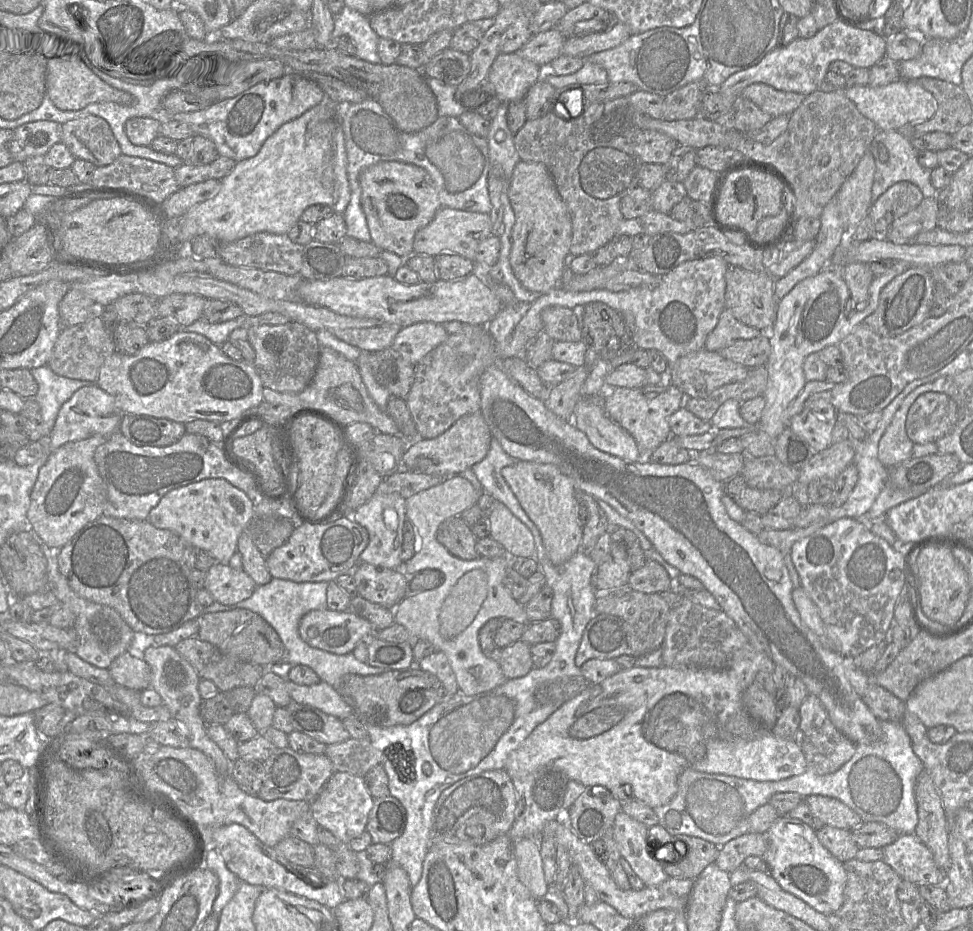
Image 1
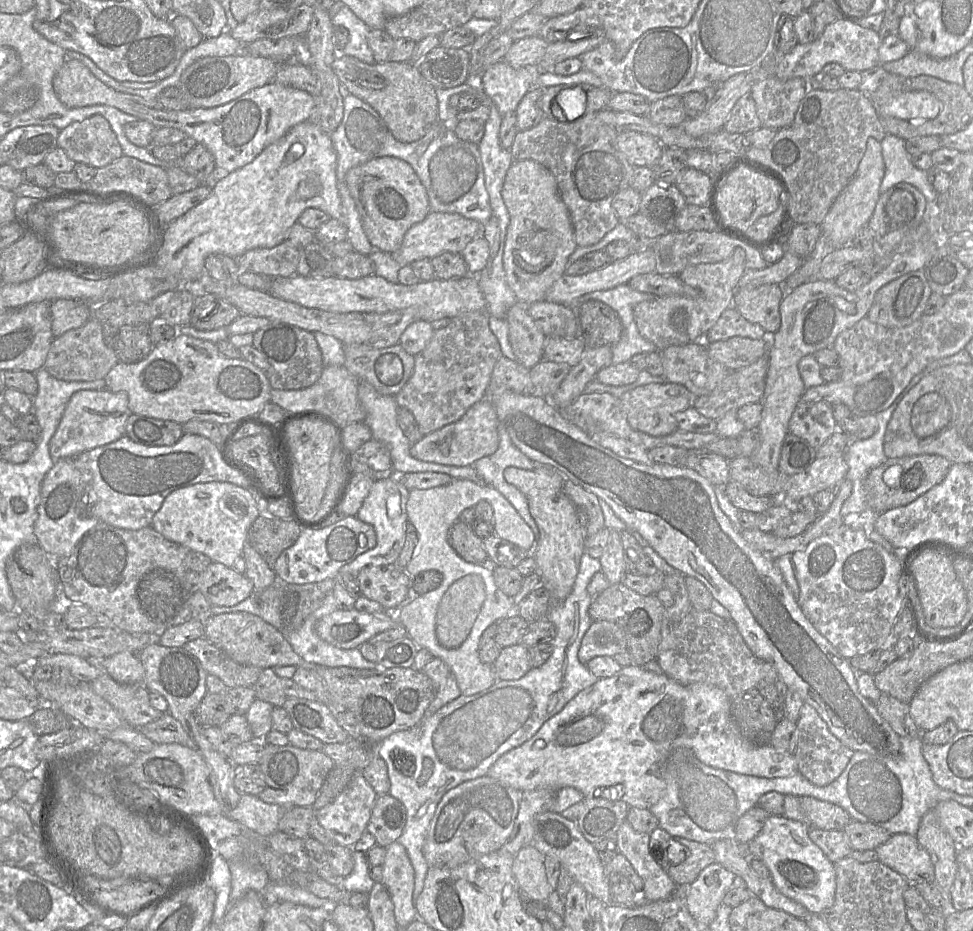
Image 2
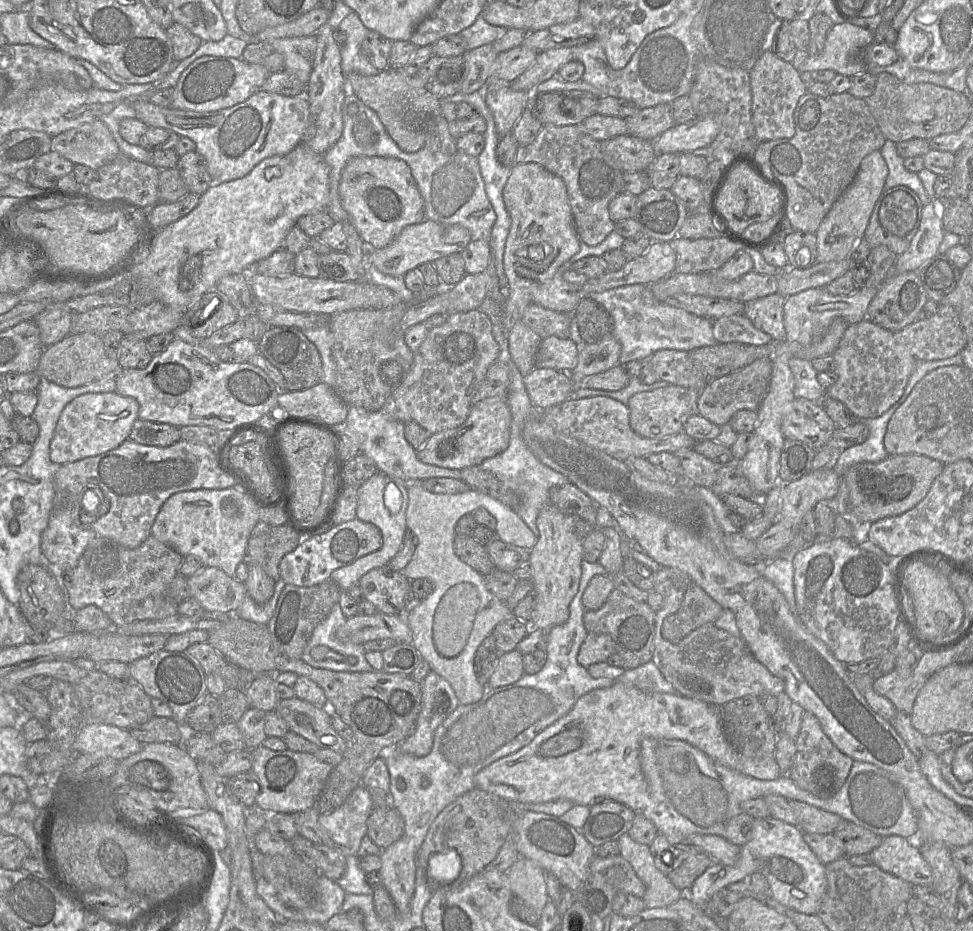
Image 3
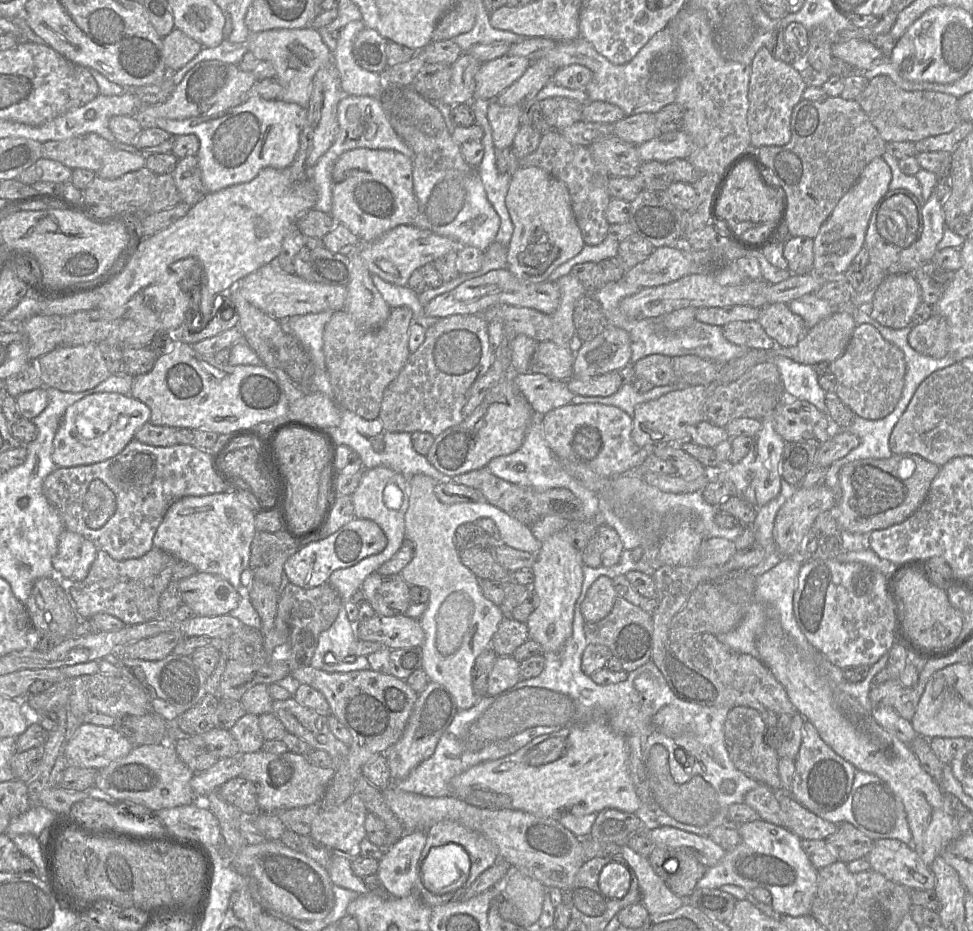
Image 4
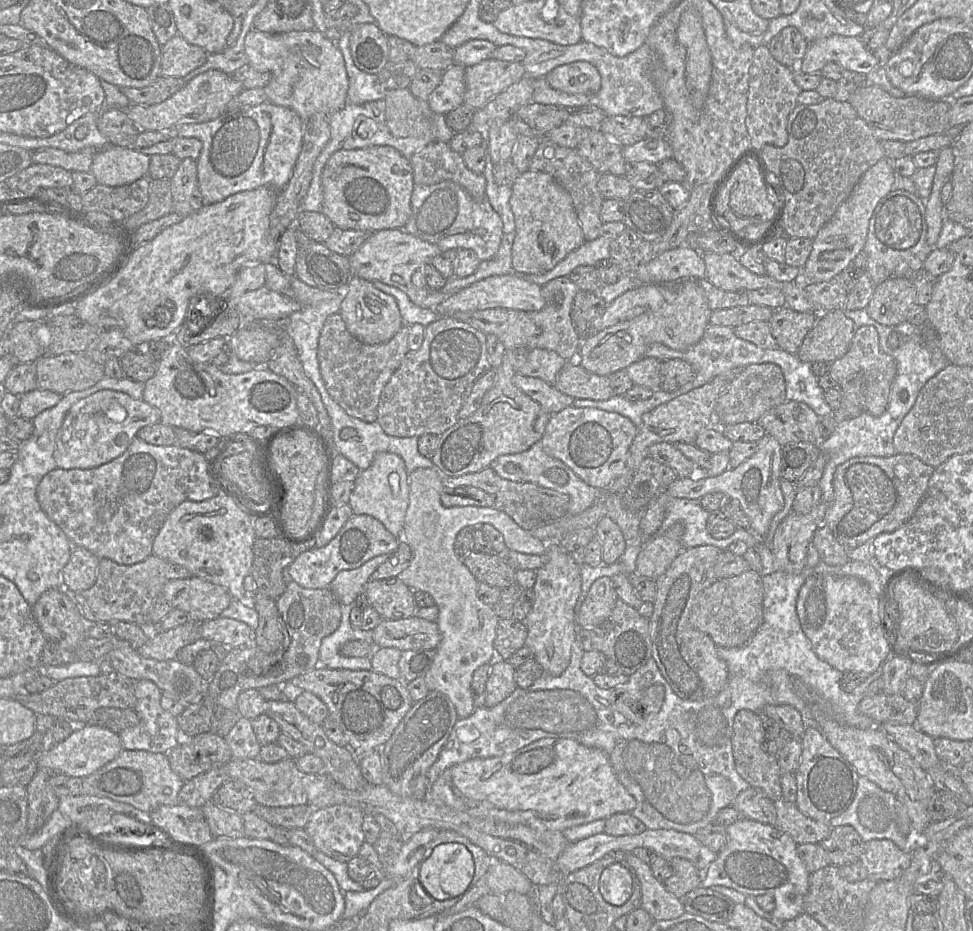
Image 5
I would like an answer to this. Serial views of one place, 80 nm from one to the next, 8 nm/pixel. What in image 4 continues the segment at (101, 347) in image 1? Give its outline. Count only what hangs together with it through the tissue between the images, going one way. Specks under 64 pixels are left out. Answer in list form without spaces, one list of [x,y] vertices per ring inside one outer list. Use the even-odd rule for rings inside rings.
[[[97,343],[58,346],[40,357],[36,364],[43,387],[55,388],[63,392],[82,392],[92,389],[110,376],[100,346]]]

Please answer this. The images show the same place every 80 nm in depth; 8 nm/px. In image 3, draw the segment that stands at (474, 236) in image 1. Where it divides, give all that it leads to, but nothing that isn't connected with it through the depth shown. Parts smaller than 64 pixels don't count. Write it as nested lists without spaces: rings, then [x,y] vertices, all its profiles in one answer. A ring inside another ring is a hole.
[[[425,219],[420,223],[405,226],[388,245],[372,250],[368,255],[368,263],[384,274],[404,276],[422,263],[433,262],[452,253],[461,253],[470,241],[470,232],[459,224],[443,224]]]

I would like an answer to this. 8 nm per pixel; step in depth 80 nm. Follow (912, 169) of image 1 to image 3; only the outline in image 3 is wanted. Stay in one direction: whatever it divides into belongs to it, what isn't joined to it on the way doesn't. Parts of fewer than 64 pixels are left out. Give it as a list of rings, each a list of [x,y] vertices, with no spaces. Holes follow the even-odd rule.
[[[887,139],[881,148],[881,154],[888,166],[888,175],[884,185],[885,190],[904,185],[919,196],[923,205],[928,204],[932,200],[927,195],[918,173],[910,172],[904,167],[904,159],[898,155],[895,142]]]

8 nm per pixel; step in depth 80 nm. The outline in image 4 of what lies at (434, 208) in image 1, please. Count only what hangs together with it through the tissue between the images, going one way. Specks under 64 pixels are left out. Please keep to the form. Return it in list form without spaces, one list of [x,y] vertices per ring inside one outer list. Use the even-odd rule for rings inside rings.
[[[358,148],[341,154],[332,169],[330,214],[336,224],[346,226],[363,243],[372,242],[399,225],[412,224],[418,214],[412,170],[412,159],[395,150]]]

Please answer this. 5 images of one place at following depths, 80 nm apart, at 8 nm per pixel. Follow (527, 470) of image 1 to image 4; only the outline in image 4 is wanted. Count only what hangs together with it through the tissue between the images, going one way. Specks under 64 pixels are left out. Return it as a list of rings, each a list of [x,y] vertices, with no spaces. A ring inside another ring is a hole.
[[[564,530],[542,542],[532,567],[534,582],[532,591],[537,596],[537,606],[526,625],[529,639],[541,645],[544,652],[558,652],[572,635],[575,603],[581,594],[583,583],[582,552],[568,540]]]

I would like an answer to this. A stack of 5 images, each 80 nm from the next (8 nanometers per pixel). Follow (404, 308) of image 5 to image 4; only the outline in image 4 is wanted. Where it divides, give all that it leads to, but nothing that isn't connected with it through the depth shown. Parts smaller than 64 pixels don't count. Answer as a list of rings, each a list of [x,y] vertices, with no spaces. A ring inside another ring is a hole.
[[[371,274],[371,279],[383,299],[391,308],[407,306],[413,312],[413,322],[417,322],[425,329],[435,324],[440,318],[426,316],[424,305],[418,300],[418,295],[407,286],[398,286],[387,282],[376,274]]]

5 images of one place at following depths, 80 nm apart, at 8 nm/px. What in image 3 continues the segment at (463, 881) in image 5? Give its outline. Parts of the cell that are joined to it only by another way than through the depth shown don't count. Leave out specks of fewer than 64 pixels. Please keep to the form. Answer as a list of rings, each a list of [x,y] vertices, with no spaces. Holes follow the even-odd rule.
[[[454,849],[433,853],[428,861],[427,876],[433,885],[449,885],[460,875],[462,860]]]

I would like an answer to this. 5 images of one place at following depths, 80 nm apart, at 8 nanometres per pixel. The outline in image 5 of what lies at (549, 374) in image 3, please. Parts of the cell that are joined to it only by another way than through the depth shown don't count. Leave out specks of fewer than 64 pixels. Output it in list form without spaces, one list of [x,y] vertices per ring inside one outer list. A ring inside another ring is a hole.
[[[515,374],[514,385],[536,401],[550,415],[573,405],[574,399],[540,378]]]

